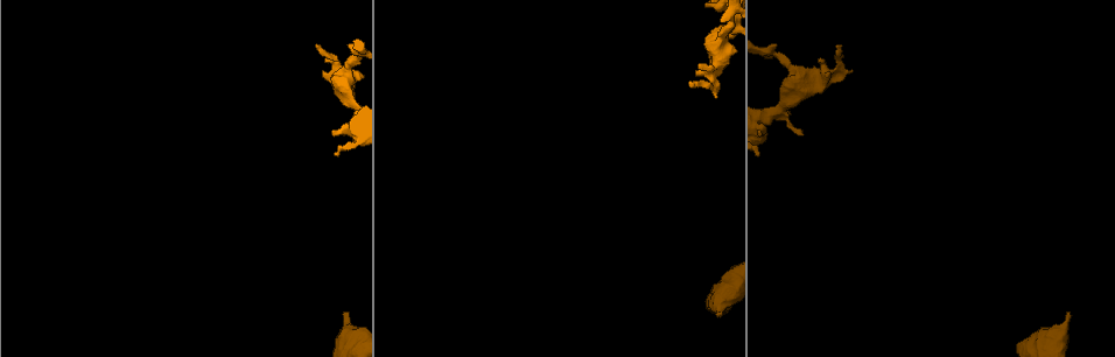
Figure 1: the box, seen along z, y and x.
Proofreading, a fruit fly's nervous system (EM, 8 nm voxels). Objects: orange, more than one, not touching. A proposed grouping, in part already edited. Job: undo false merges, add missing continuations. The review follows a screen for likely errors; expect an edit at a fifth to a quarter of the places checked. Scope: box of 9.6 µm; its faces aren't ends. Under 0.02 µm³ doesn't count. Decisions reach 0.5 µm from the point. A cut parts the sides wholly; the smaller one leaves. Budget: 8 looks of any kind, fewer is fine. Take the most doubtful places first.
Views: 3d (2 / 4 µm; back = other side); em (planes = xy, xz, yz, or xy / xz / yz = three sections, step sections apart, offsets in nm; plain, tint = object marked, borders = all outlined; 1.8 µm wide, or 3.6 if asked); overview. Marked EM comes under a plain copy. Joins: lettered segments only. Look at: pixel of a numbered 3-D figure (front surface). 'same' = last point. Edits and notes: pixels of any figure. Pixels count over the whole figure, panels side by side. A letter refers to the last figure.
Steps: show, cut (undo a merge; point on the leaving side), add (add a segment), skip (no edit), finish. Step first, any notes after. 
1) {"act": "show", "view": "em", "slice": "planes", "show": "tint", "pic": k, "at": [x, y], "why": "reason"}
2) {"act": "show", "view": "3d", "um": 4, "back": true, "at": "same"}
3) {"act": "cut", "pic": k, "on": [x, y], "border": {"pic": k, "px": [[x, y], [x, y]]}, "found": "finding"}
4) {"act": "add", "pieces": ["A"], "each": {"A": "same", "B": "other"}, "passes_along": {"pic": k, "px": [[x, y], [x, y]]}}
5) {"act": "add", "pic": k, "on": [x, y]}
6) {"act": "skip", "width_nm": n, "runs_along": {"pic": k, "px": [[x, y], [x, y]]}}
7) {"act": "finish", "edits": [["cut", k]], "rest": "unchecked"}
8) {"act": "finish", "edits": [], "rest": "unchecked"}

{"act": "show", "view": "3d", "um": 2, "pic": 1, "at": [723, 313], "why": "free end"}

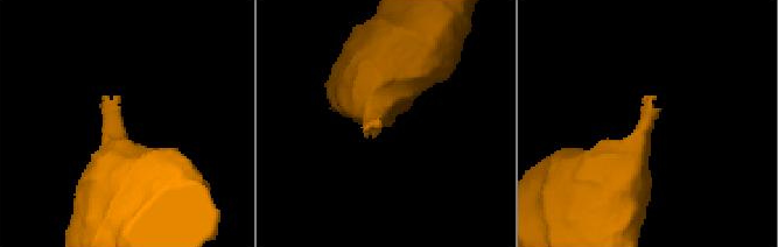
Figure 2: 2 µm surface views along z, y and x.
{"act": "show", "view": "em", "slice": "planes", "show": "borders", "pic": 2, "at": [644, 97]}

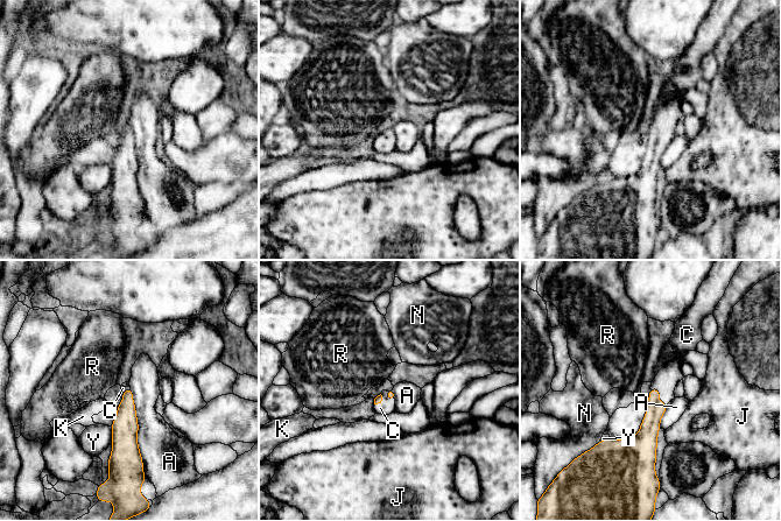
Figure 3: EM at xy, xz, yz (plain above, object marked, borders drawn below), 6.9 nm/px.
{"act": "add", "pieces": ["C"], "each": {"A": "other", "C": "same", "J": "other", "K": "other", "N": "other", "R": "other", "Y": "other"}, "found": "the neuron continues"}

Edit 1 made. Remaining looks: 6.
{"act": "show", "view": "overview"}

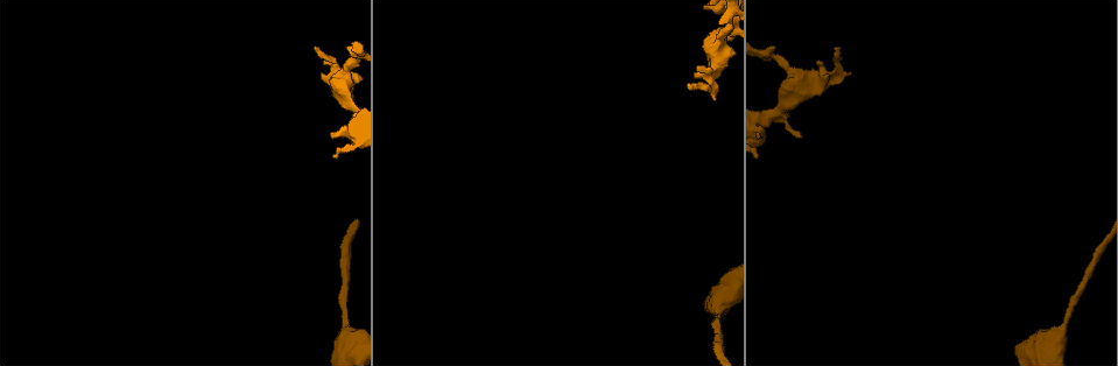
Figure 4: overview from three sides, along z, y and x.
{"act": "show", "view": "em", "slice": "planes", "show": "borders", "pic": 4, "at": [818, 59], "why": "an open end"}

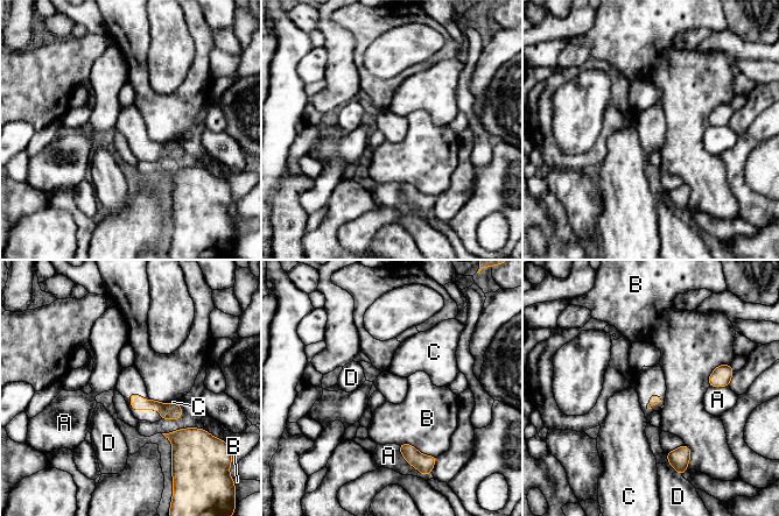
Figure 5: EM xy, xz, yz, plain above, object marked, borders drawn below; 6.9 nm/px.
{"act": "skip", "each": {"A": "other", "B": "other", "C": "other", "D": "other"}, "runs_along": {"pic": 5, "px": [[133, 397], [141, 404], [179, 412]]}, "found": "none of them fits"}

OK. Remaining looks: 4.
{"act": "show", "view": "em", "slice": "planes", "show": "tint", "pic": 4, "at": [799, 137], "why": "thin end"}

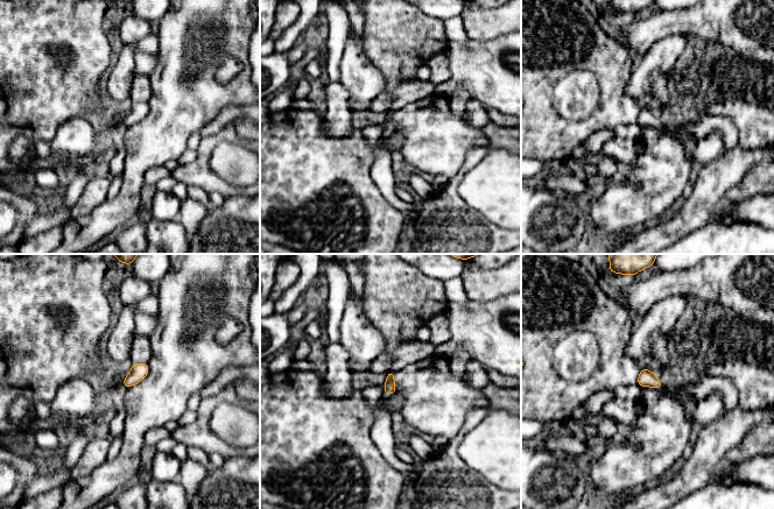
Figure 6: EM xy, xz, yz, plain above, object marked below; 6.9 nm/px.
{"act": "show", "view": "em", "slice": "planes", "show": "borders", "at": "same", "why": "see the neighbours"}

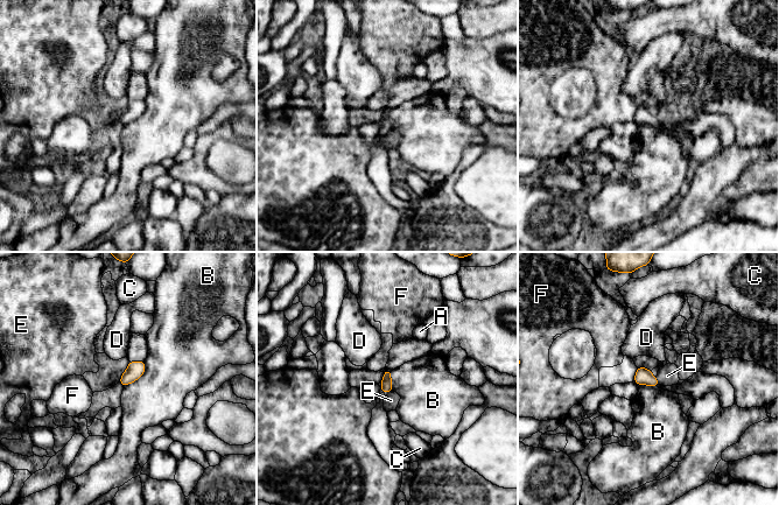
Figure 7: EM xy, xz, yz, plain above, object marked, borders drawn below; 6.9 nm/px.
{"act": "skip", "each": {"A": "other", "B": "other", "C": "other", "D": "other", "E": "other", "F": "other"}, "border": {"pic": 7, "px": [[145, 362], [145, 371], [124, 386]]}, "found": "no lettered segment goes on from it"}

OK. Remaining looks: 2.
{"act": "finish", "edits": [["add", 3]], "rest": "unchecked"}

